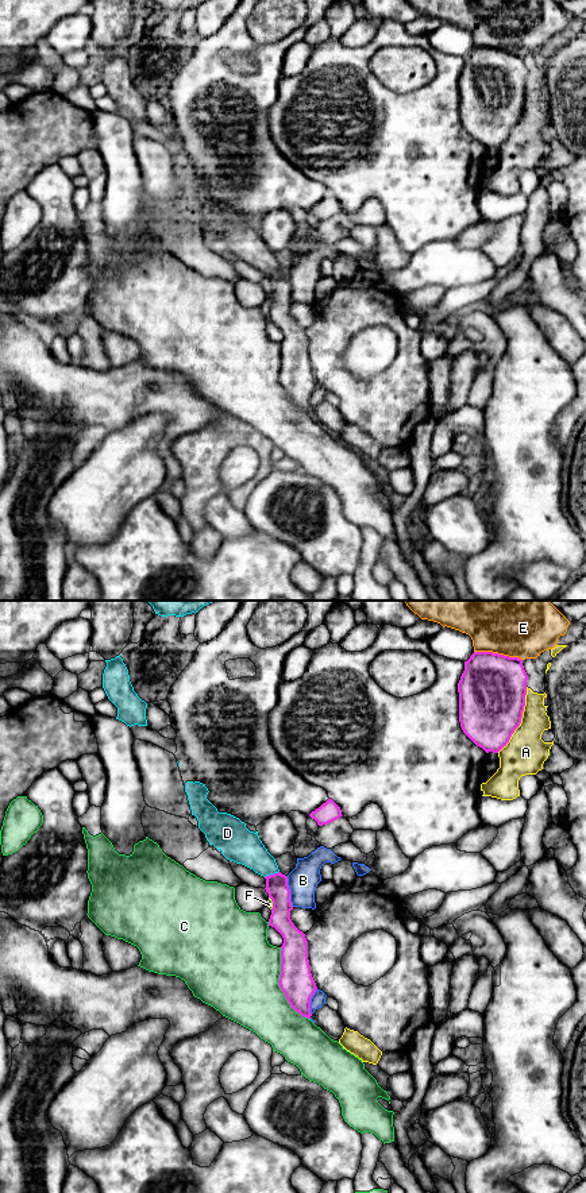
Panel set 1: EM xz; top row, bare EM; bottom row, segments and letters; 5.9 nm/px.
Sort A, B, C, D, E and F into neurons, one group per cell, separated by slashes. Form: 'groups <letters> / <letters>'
groups A / B / C / D / E / F

